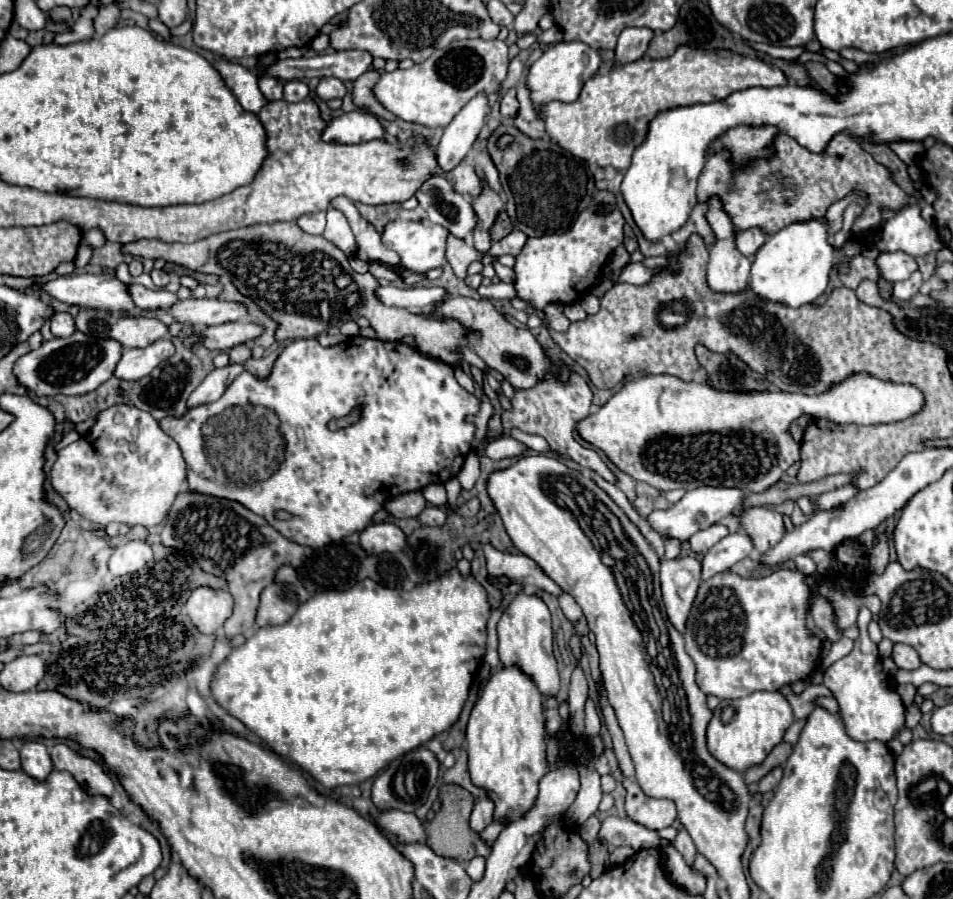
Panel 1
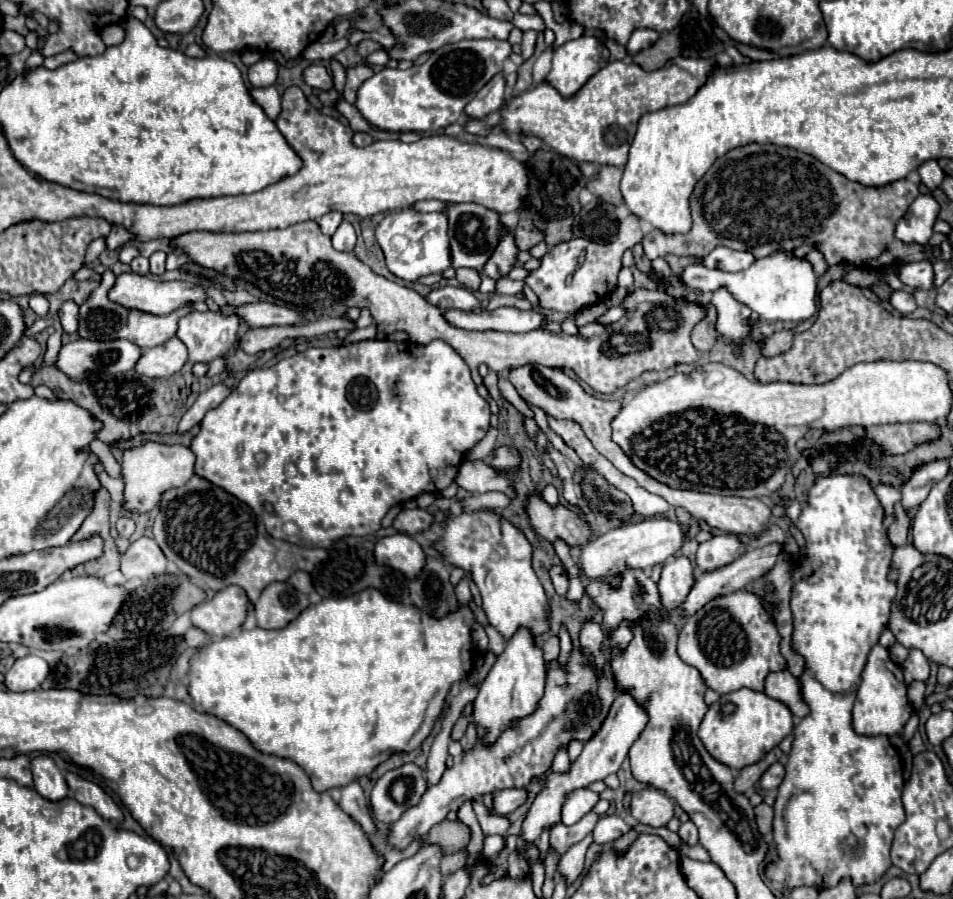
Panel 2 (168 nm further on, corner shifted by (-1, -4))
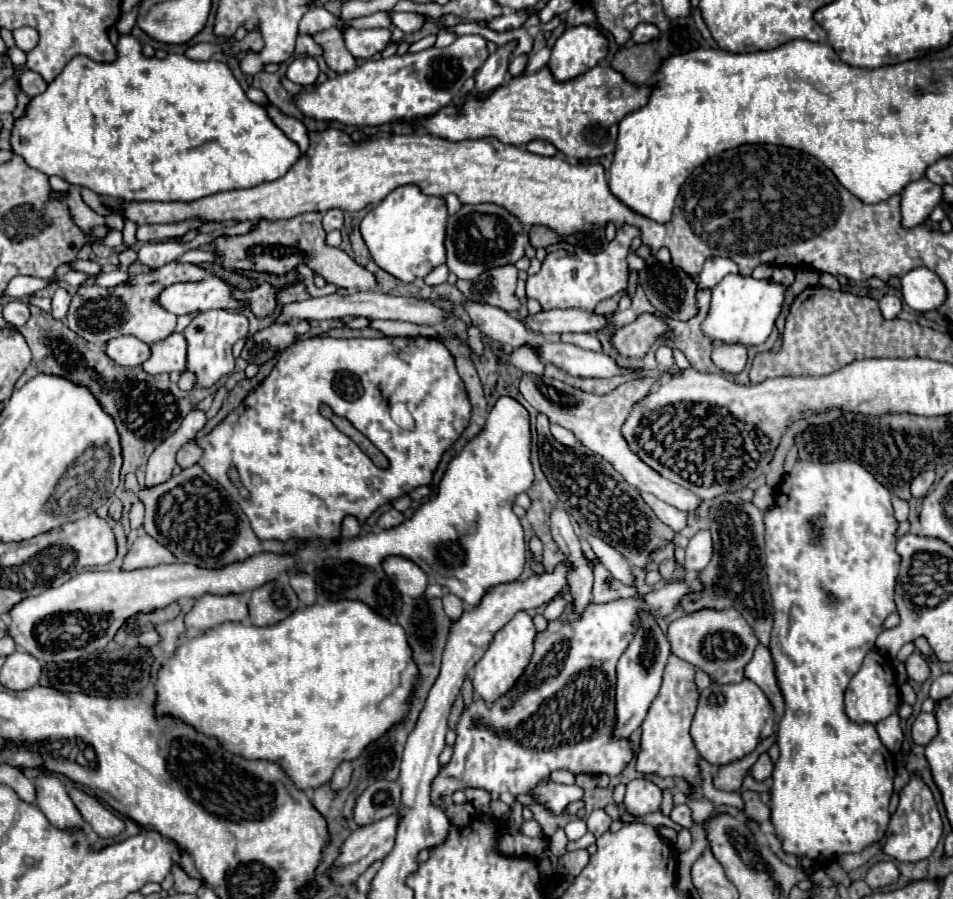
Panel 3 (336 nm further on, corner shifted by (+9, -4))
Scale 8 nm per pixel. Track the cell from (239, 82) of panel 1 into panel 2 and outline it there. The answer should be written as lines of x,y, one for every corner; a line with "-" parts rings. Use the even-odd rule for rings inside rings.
274,86
252,88
250,94
264,108
264,112
266,112
268,118
278,118
278,114
280,114
280,94
278,94
278,90

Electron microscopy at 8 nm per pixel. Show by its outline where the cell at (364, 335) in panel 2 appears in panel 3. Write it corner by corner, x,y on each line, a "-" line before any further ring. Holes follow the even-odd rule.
370,320
368,324
374,330
380,330
384,336
438,336
438,328
434,326
418,326
412,322
400,322
400,320

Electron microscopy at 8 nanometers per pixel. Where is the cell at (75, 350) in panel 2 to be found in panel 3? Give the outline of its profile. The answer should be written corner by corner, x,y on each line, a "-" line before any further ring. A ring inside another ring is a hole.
118,336
104,344
104,352
118,366
140,366
150,356
150,346
138,338

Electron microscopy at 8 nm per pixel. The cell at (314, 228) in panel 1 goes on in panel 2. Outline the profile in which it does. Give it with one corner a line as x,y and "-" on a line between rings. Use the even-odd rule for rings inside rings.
328,212
328,214
324,214
324,216
318,220
318,224
320,224
320,228
322,228
324,234
332,236
332,234
336,232
336,228
340,226
342,220
344,220
342,212

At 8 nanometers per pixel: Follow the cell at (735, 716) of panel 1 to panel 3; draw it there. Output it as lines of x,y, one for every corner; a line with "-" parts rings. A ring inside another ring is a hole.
744,678
738,684
726,686
712,682
706,690
700,692
700,702
692,720
690,736
702,760
716,766
736,762
746,754
754,752
754,748
774,732
774,708
764,696
764,692
748,678

